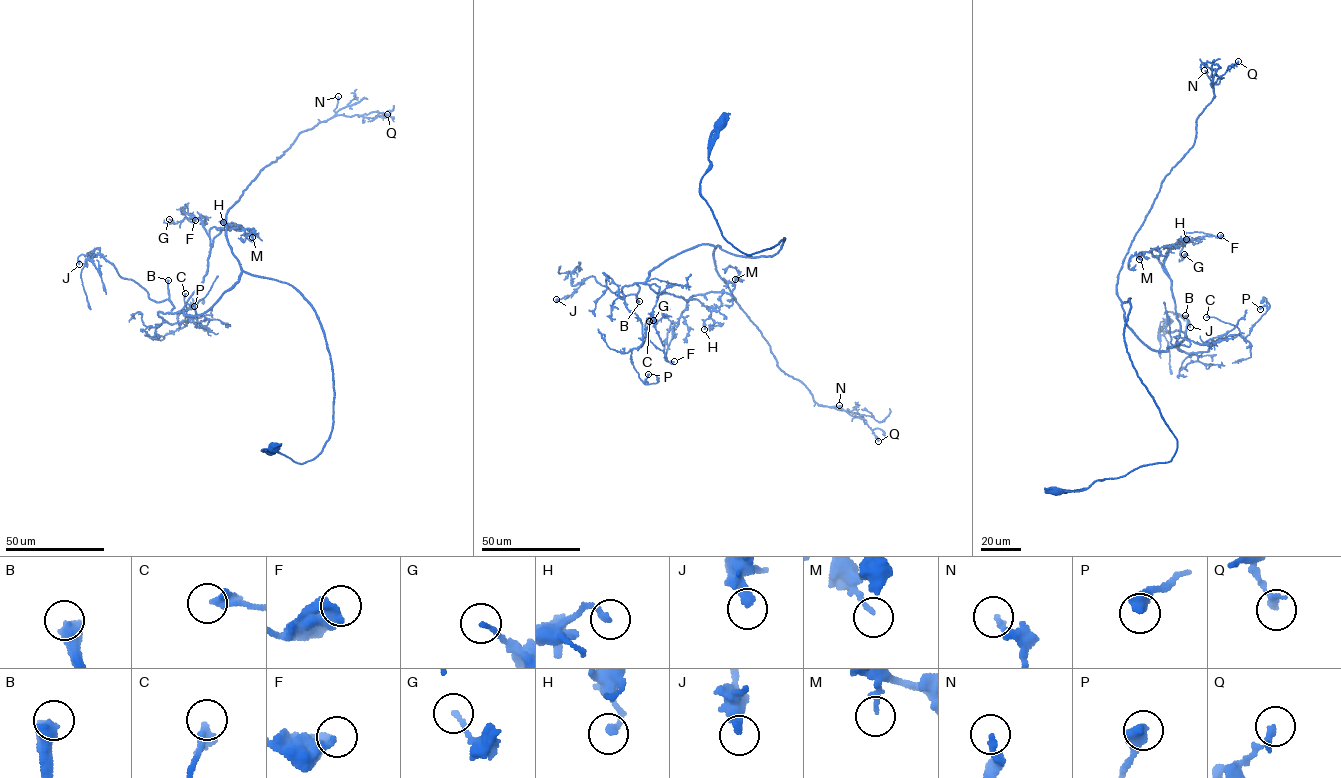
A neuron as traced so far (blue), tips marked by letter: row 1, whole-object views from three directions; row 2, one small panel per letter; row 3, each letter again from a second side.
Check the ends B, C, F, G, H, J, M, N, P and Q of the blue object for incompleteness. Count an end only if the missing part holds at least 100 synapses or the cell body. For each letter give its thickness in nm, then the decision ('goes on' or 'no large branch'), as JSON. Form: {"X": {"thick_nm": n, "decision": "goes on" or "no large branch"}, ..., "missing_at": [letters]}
{"B": {"thick_nm": 600, "decision": "goes on"}, "C": {"thick_nm": 360, "decision": "no large branch"}, "F": {"thick_nm": 600, "decision": "no large branch"}, "G": {"thick_nm": 160, "decision": "no large branch"}, "H": {"thick_nm": 240, "decision": "no large branch"}, "J": {"thick_nm": 320, "decision": "no large branch"}, "M": {"thick_nm": 170, "decision": "no large branch"}, "N": {"thick_nm": 240, "decision": "no large branch"}, "P": {"thick_nm": 460, "decision": "no large branch"}, "Q": {"thick_nm": 280, "decision": "no large branch"}, "missing_at": ["B"]}

